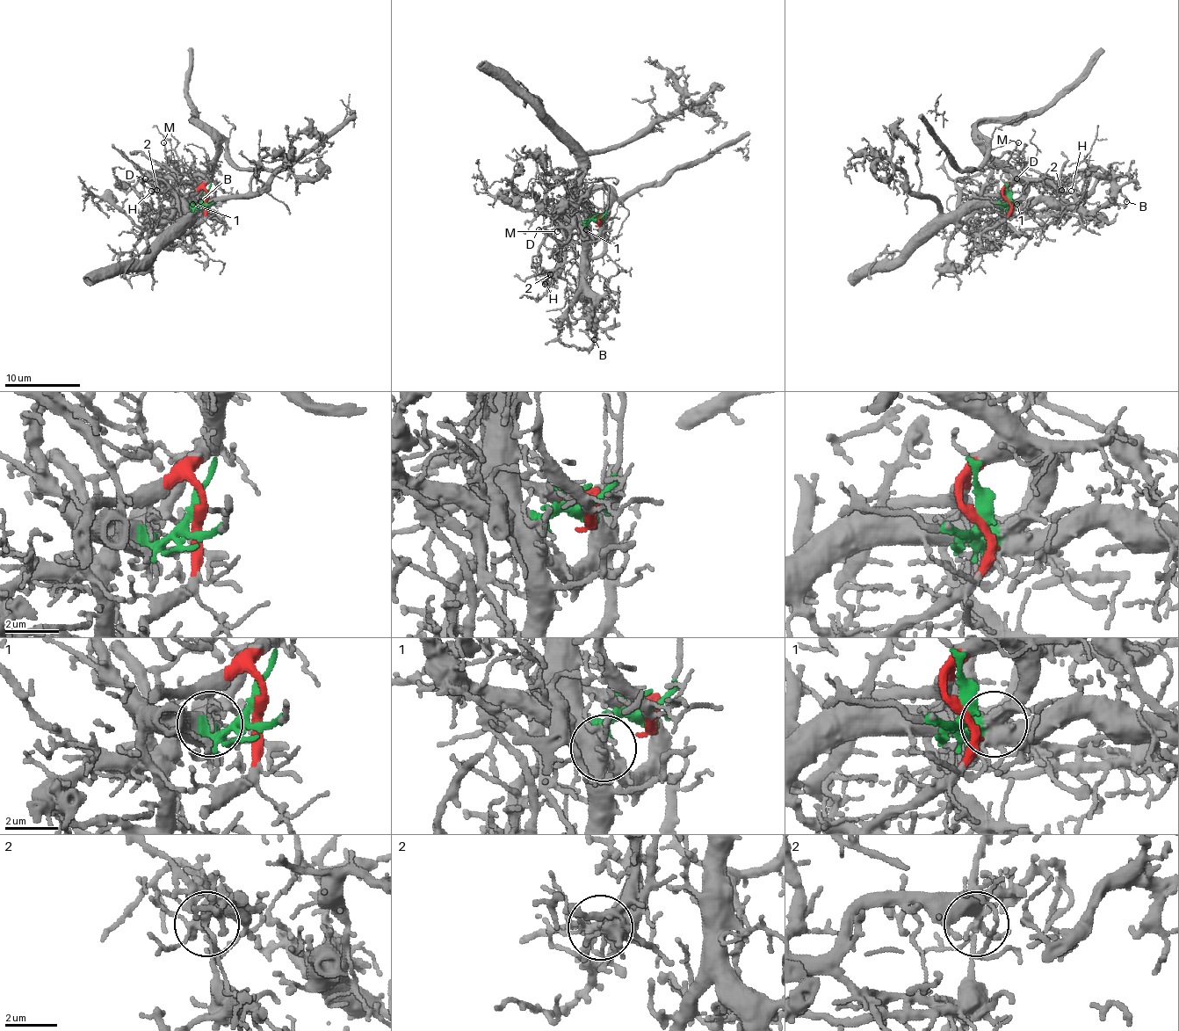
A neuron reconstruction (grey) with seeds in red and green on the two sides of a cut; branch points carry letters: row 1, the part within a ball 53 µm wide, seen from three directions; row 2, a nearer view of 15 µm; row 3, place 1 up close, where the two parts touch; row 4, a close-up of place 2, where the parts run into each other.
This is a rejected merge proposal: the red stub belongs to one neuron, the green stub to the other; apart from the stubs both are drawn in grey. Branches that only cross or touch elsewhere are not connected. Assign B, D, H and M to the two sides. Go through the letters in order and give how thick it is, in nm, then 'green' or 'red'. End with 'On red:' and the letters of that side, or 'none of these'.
B: 180 nm | green
D: 140 nm | green
H: 220 nm | green
M: 120 nm | green
On red: none of these

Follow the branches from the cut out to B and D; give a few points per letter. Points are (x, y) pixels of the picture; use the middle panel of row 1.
B: (598, 222), (589, 222), (583, 243), (587, 294), (592, 301), (595, 322), (587, 331), (595, 339)
D: (598, 222), (560, 218), (538, 229)

